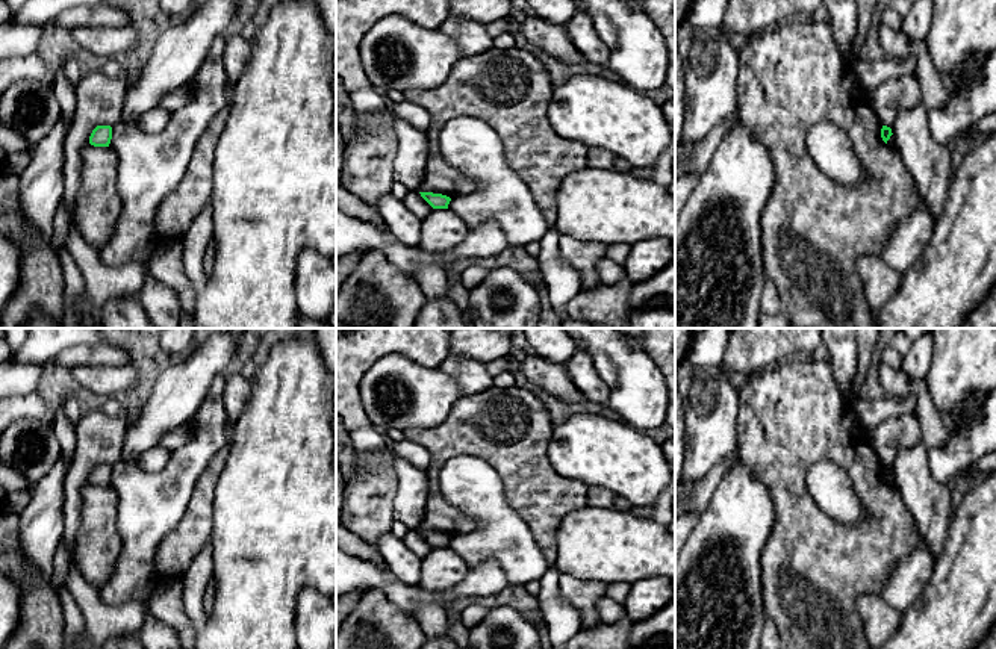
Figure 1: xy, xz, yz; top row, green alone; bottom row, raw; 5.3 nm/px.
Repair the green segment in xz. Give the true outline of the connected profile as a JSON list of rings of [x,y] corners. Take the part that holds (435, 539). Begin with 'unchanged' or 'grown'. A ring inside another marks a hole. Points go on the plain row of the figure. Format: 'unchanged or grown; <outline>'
unchanged; [[[419,531],[419,533],[433,548],[448,548],[448,543],[451,540],[450,536],[442,533],[433,531]]]

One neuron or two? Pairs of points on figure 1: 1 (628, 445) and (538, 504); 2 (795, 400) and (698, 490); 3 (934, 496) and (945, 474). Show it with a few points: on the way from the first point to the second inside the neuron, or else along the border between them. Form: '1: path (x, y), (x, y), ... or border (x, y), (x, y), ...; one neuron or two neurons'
1: border (547, 459), (562, 477), (577, 478), (588, 487); two neurons
2: border (736, 447), (740, 457); two neurons
3: border (927, 450), (931, 475), (945, 484); two neurons

